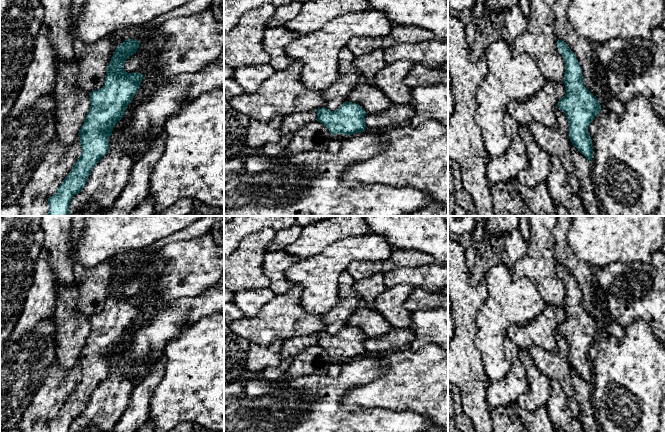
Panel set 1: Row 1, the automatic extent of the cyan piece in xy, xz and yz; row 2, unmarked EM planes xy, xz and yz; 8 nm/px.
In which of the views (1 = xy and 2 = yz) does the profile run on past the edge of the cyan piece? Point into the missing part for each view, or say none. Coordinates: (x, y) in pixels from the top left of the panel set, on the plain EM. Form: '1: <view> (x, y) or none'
1: none
2: none

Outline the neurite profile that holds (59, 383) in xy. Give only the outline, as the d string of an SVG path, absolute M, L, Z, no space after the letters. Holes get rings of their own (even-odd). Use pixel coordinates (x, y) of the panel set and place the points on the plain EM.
M79 360L69 370L53 364L43 385L26 408L17 428L21 432L49 432L48 422L56 417L82 378Z

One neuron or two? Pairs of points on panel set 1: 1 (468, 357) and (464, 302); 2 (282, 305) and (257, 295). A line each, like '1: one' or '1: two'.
1: one
2: two

